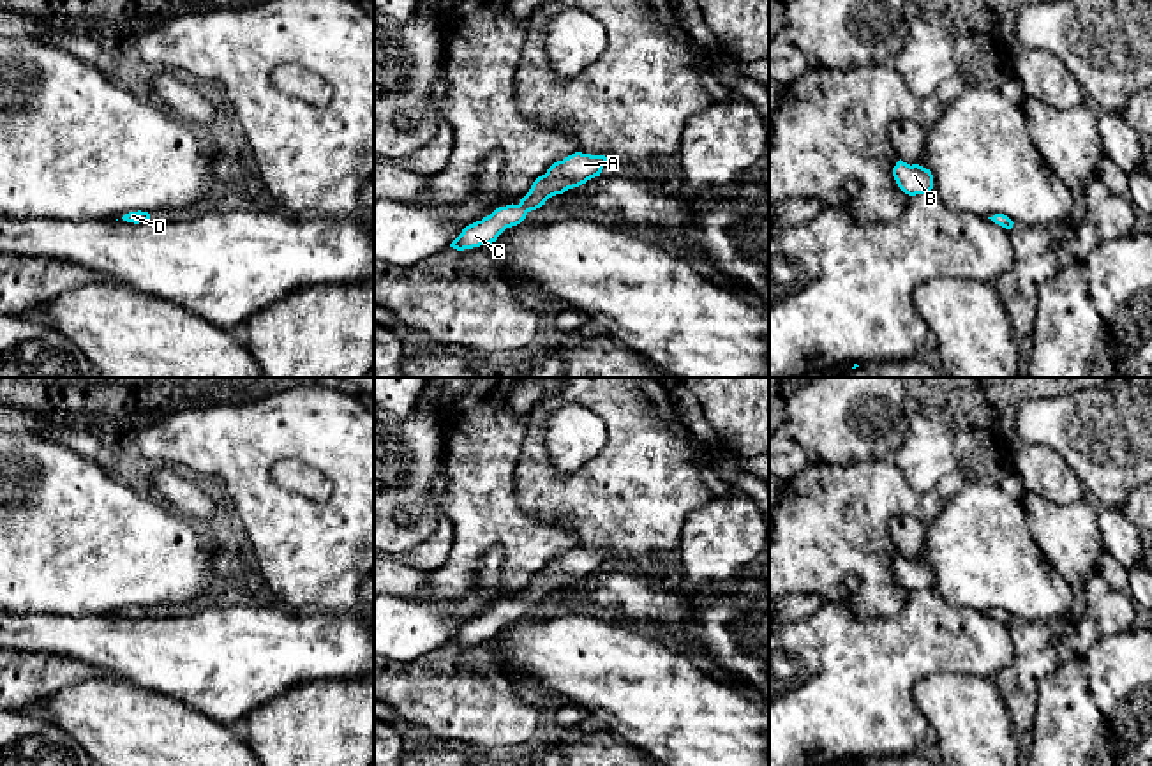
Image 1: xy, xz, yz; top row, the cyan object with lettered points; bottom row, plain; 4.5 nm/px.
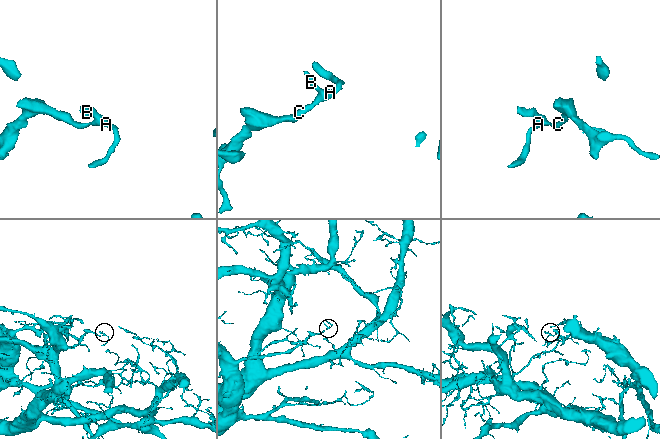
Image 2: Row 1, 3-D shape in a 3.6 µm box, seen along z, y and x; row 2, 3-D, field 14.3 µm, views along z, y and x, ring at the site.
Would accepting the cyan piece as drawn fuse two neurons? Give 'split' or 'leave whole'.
leave whole

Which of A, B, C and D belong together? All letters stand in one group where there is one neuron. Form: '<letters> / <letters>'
A B C D

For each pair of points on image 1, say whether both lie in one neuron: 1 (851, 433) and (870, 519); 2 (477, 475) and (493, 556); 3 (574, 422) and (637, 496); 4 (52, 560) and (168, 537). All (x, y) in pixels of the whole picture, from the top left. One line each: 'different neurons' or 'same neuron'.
1: different neurons
2: different neurons
3: different neurons
4: same neuron

